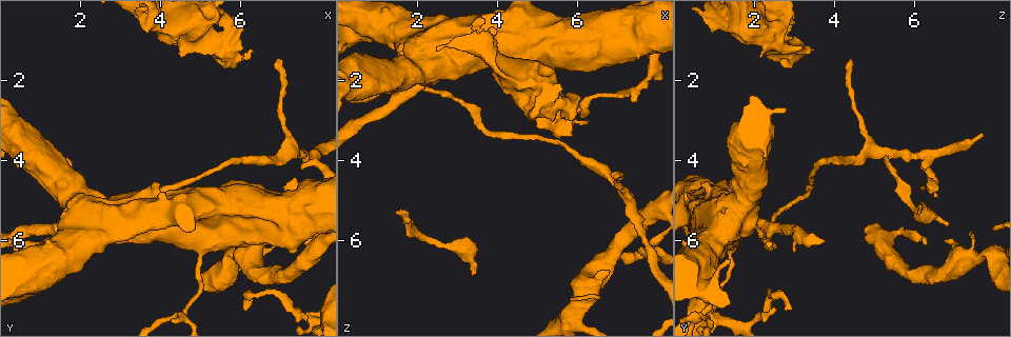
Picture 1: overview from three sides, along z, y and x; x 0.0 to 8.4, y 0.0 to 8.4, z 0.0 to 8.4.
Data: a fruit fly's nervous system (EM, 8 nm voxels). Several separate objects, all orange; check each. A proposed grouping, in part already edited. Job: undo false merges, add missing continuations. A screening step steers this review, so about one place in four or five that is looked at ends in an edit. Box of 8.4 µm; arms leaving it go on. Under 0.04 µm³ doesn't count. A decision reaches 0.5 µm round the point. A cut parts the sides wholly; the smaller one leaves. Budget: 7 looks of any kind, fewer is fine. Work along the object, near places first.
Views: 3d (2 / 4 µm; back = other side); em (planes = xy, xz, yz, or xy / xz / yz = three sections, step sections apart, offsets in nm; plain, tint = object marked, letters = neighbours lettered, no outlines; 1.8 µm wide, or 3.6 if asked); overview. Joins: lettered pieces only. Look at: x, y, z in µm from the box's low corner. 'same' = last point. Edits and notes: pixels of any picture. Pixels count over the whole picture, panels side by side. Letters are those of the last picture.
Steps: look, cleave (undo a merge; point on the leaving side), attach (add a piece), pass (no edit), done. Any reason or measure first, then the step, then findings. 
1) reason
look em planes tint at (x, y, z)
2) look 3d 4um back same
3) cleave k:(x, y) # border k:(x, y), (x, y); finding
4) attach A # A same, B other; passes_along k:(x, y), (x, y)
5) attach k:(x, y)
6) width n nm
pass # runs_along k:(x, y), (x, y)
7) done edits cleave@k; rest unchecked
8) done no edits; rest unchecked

look 3d 2um at (3.45, 5.55, 6.85)

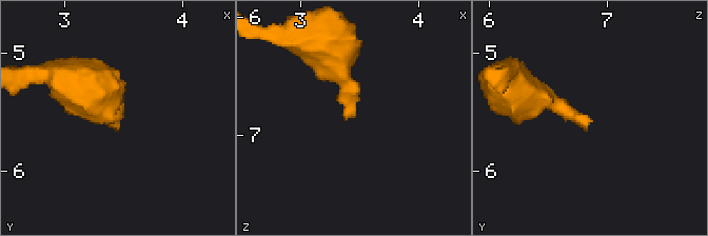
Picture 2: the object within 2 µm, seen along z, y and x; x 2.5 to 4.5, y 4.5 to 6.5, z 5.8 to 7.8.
shape alone is not enough
look em xz step 4 tint at (3.46, 5.58, 6.84)

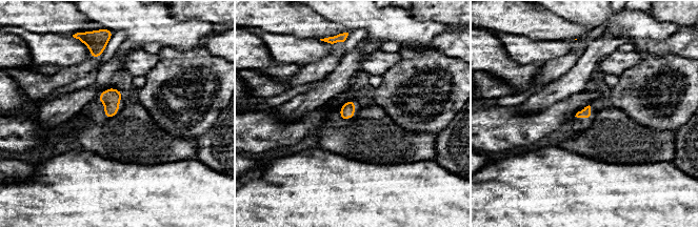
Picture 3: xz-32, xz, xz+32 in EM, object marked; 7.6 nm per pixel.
look em planes letters same

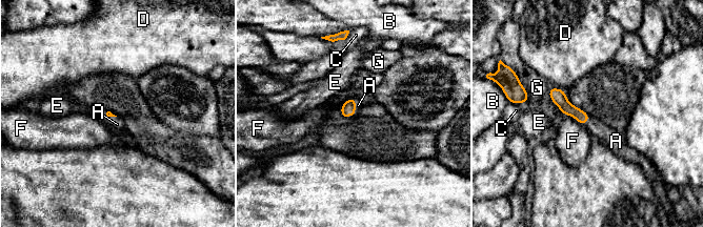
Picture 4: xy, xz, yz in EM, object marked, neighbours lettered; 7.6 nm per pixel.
longest_contact F 190 nm
attach A # A same, B other, C other, D other, E other, F other, G other; passes_along 4:(348, 108), (355, 106), (358, 105); the neuron continues

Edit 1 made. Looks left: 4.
redraw
look overview

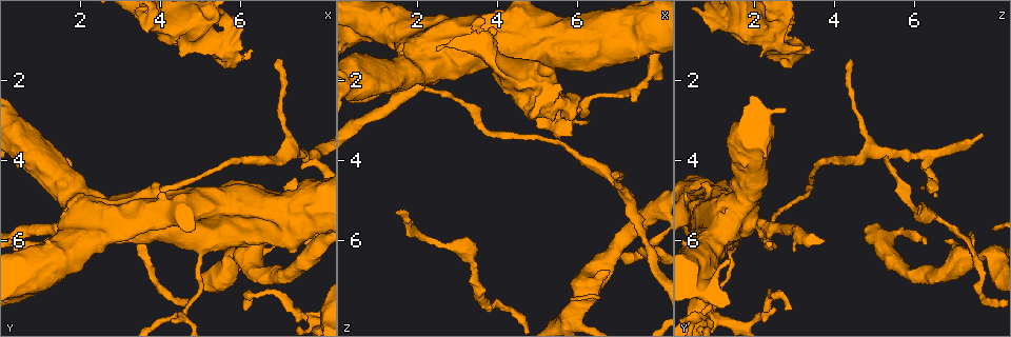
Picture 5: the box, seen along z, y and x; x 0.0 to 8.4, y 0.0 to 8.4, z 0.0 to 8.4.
two arms in line, one across
look 3d 2um at (7.70, 3.95, 6.25)

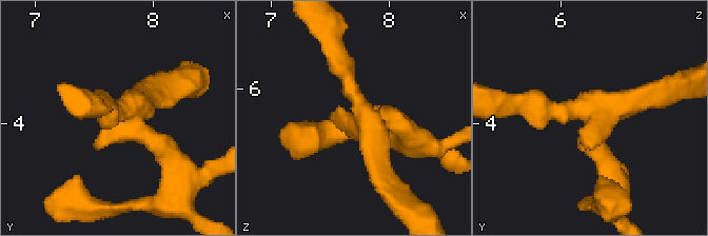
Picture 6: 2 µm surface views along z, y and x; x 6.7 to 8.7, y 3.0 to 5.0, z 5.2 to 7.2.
arms 3; arm_widths 180, 200, 260 nm
look em xy step 16 letters at (7.74, 3.92, 6.22)

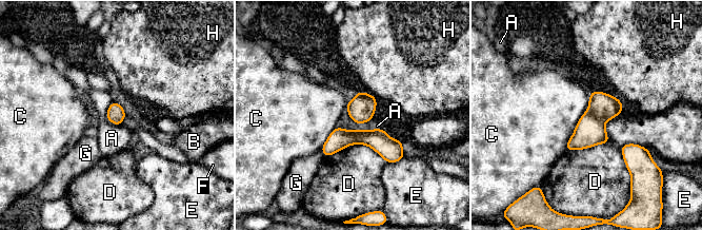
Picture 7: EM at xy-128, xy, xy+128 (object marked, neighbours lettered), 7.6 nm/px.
longest_contact D 550 nm
cleave 7:(605, 107) # A other, B other, C other, D other, E other, F other, G other, H other; border 7:(587, 110), (604, 122); two neurons meet here

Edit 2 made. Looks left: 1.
done edits attach@4, cleave@7; rest unchecked

